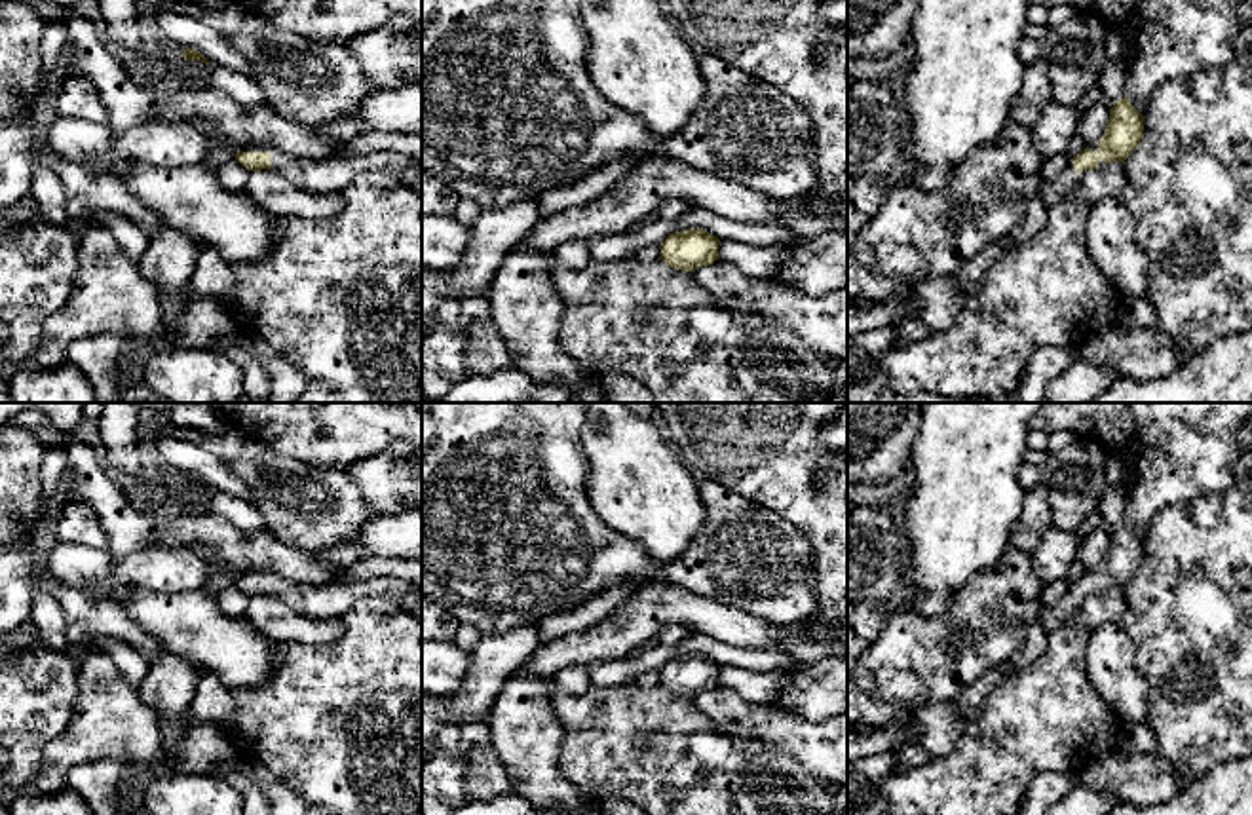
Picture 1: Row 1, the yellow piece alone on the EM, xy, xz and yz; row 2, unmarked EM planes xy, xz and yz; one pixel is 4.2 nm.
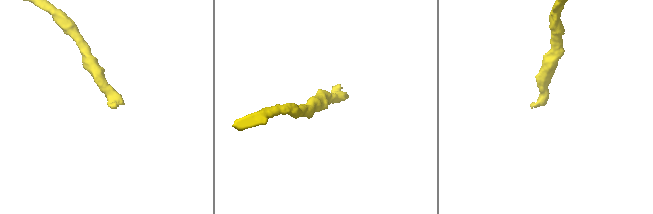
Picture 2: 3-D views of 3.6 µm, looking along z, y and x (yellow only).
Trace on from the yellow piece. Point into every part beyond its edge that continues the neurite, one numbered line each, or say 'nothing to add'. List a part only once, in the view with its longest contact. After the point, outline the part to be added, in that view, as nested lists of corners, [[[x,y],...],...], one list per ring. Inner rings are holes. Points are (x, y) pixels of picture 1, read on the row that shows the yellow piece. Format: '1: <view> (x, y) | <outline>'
1: xy (322, 175) | [[[243,144],[241,152],[270,152],[272,171],[281,173],[291,182],[313,194],[338,194],[355,177],[367,171],[395,175],[410,188],[422,194],[422,161],[391,152],[376,150],[363,156],[332,156],[332,158],[296,158],[274,144]]]

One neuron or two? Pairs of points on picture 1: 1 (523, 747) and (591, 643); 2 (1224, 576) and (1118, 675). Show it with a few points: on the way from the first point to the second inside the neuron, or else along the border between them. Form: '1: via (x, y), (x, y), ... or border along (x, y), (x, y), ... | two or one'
1: border along (521, 667), (550, 682) | two
2: border along (1118, 624), (1133, 643), (1150, 701) | two

